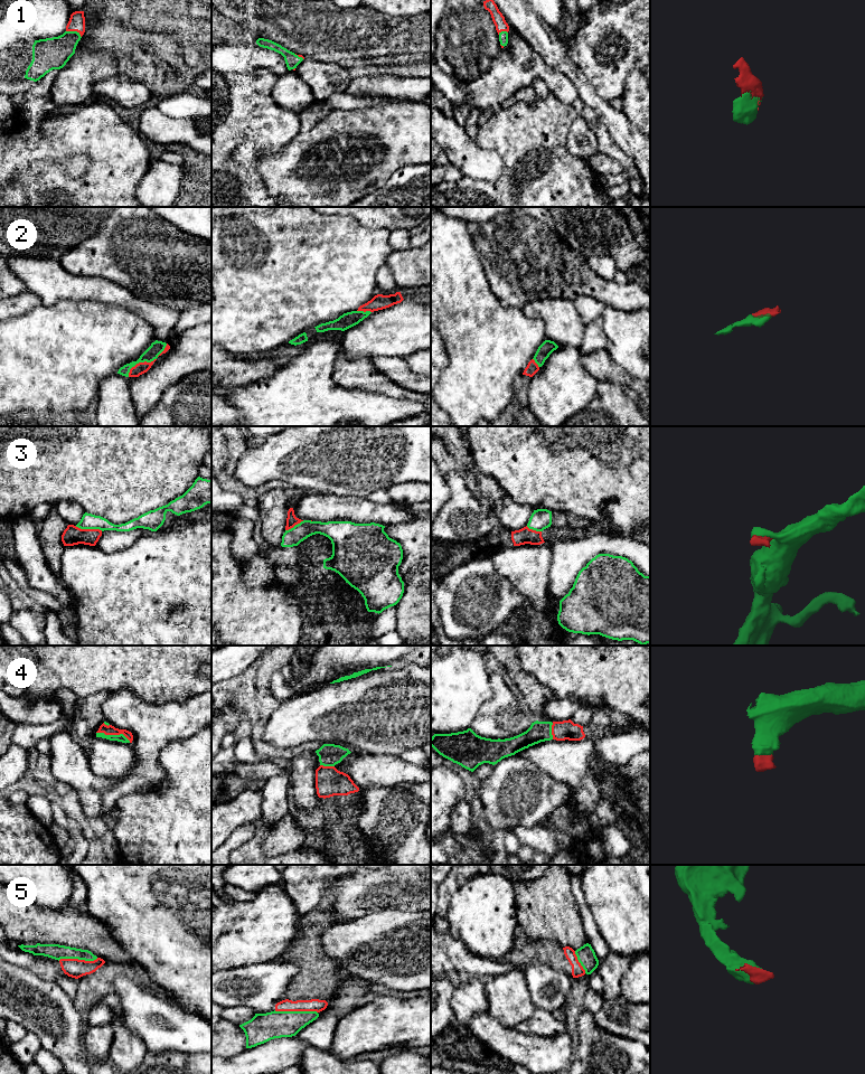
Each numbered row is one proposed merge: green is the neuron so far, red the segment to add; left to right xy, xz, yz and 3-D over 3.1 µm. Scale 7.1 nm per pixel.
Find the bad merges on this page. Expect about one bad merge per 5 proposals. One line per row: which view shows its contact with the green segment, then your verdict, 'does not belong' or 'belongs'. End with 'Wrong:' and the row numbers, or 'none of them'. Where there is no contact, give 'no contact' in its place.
1: contact in xy; belongs
2: contact in xy; belongs
3: contact in xy; does not belong
4: contact in xy; belongs
5: contact in xz; belongs
Wrong: 3

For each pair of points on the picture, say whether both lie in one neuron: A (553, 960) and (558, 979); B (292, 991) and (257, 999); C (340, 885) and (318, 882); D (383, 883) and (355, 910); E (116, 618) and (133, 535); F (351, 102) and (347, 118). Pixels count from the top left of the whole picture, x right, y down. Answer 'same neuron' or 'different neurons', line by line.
A: different neurons
B: different neurons
C: different neurons
D: same neuron
E: different neurons
F: different neurons

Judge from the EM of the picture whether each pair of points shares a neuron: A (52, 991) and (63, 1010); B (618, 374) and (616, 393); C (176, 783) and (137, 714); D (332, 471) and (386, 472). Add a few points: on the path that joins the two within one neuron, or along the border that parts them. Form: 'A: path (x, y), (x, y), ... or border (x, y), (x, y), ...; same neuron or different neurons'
A: path (52, 996), (59, 1006); same neuron
B: border (599, 380), (611, 380), (621, 385); different neurons
C: border (181, 738), (169, 742), (159, 753), (162, 779); different neurons
D: path (346, 471), (373, 471); same neuron

